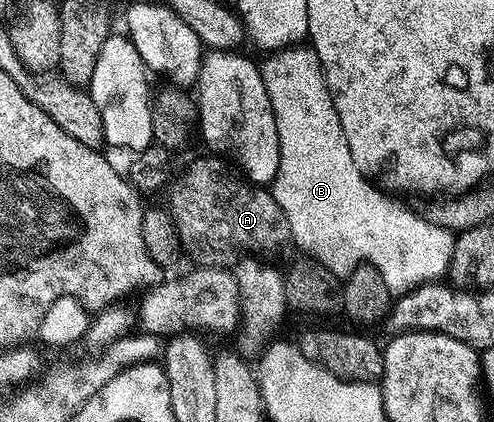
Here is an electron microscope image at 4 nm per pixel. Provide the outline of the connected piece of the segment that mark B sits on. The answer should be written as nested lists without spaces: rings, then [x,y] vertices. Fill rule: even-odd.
[[[310,45],[279,50],[261,63],[261,69],[265,92],[269,92],[273,116],[277,120],[277,140],[281,152],[277,176],[269,189],[289,220],[291,242],[299,245],[306,257],[325,264],[325,268],[329,268],[329,272],[341,280],[346,280],[357,267],[364,264],[377,268],[395,296],[408,294],[423,283],[442,279],[451,263],[456,235],[437,224],[429,224],[422,213],[414,214],[398,206],[388,193],[359,171],[357,164],[353,164],[353,152],[349,152],[345,128],[341,128],[341,120],[337,116],[337,108],[333,108],[319,58]]]

